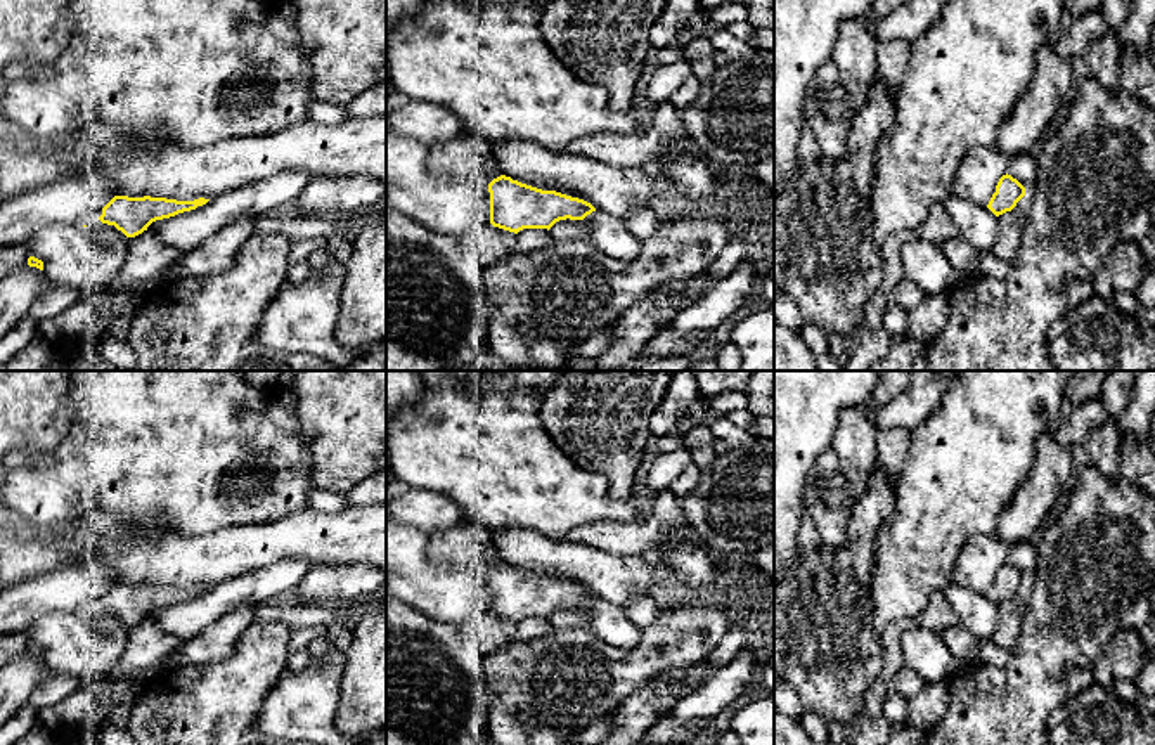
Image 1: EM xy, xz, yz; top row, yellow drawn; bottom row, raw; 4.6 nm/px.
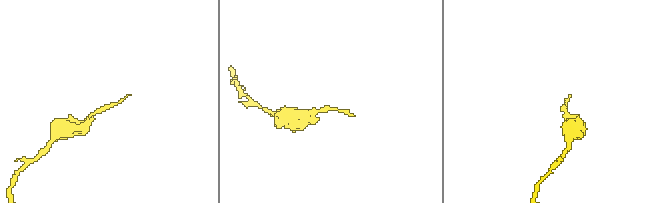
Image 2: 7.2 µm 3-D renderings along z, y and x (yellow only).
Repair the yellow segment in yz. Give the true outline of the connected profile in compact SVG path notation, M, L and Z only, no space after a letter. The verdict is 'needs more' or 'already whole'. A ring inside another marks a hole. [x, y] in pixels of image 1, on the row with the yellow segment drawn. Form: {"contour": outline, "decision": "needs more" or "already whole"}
{"contour": "M1006 173L999 178L996 192L992 194L987 208L996 217L999 217L1006 211L1011 211L1023 196L1025 187L1016 178Z", "decision": "already whole"}

